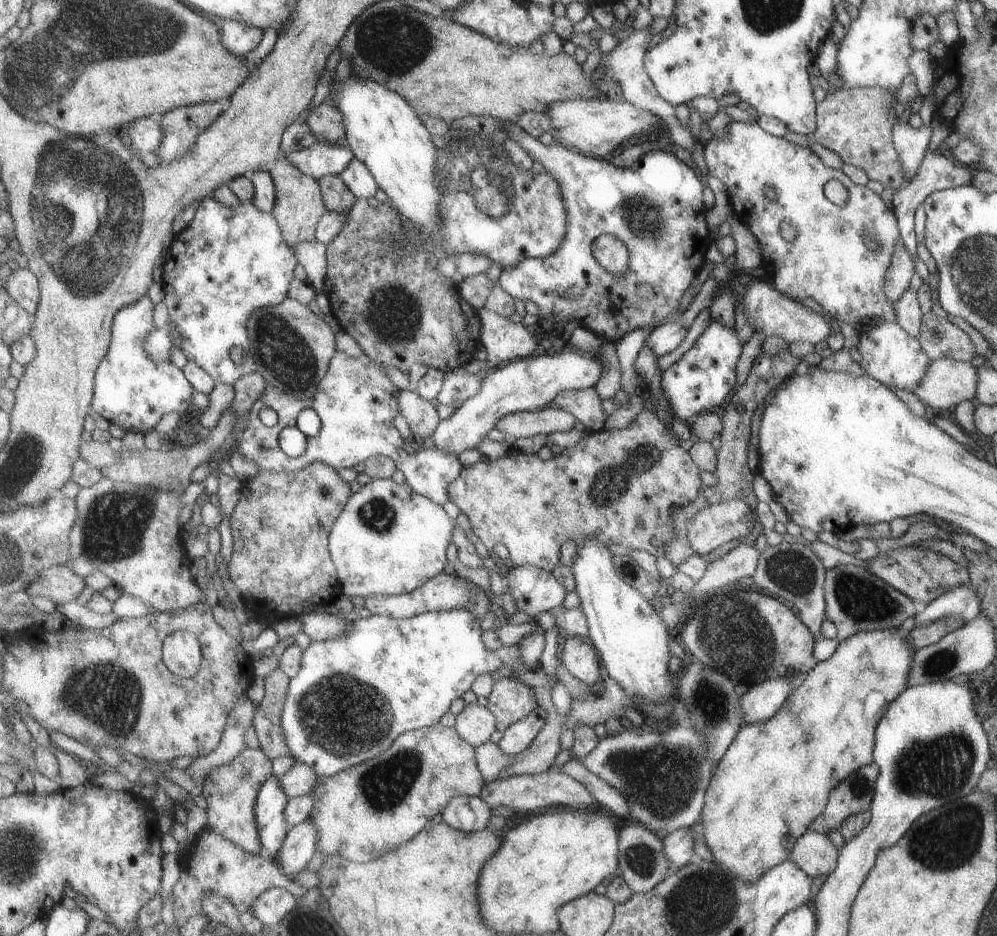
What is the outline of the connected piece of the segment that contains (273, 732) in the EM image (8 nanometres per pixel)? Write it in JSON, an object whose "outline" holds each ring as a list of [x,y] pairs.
{"outline":[[[280,666],[271,671],[265,677],[265,695],[254,718],[260,748],[272,761],[291,755],[282,727],[282,714],[290,682],[290,676]]]}

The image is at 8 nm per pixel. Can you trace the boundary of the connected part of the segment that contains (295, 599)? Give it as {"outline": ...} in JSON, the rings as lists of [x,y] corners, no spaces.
{"outline":[[[319,461],[312,462],[309,466],[303,468],[303,470],[290,473],[260,469],[257,478],[243,483],[241,500],[237,504],[235,512],[232,514],[233,551],[231,552],[226,570],[228,572],[228,578],[240,590],[240,594],[245,596],[247,602],[253,602],[253,610],[261,610],[261,614],[264,614],[264,618],[268,624],[276,624],[281,620],[285,620],[285,618],[297,618],[301,614],[313,611],[315,606],[321,604],[327,606],[341,595],[340,574],[338,573],[336,562],[333,560],[330,551],[330,538],[332,528],[335,526],[341,513],[344,512],[348,500],[353,495],[351,486],[349,486],[349,483],[344,478],[341,478],[340,472],[333,469],[332,466]]]}

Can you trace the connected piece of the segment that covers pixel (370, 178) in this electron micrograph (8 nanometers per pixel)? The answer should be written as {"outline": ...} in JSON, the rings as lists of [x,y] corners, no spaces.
{"outline":[[[357,156],[351,159],[340,177],[357,199],[368,199],[379,192],[380,186],[372,170]]]}

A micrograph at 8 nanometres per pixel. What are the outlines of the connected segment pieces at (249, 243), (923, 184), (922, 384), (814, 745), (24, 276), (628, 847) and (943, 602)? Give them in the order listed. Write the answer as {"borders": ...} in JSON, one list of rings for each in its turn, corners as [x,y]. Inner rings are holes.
{"borders":[[[[213,196],[205,197],[199,205],[196,217],[189,223],[189,226],[180,232],[174,238],[173,244],[183,244],[183,252],[179,252],[177,256],[166,253],[165,261],[162,264],[159,272],[159,278],[161,286],[164,291],[163,302],[169,310],[169,322],[173,322],[176,325],[176,332],[182,336],[182,350],[187,356],[188,361],[195,361],[199,366],[202,366],[209,374],[213,375],[213,378],[217,382],[223,384],[234,385],[241,377],[254,373],[258,370],[257,358],[251,354],[251,342],[248,333],[248,320],[252,317],[252,314],[257,309],[263,309],[267,305],[278,305],[287,299],[287,292],[289,292],[289,284],[293,282],[295,276],[295,267],[298,265],[298,258],[295,251],[289,246],[289,243],[285,240],[280,222],[277,222],[276,216],[271,212],[265,212],[261,210],[253,201],[242,202],[239,206],[228,207],[221,204]],[[240,346],[243,349],[244,362],[239,365],[235,364],[231,360],[231,348]]],[[[926,148],[923,161],[920,162],[911,180],[907,185],[897,189],[895,193],[892,194],[891,204],[893,205],[893,210],[897,211],[898,236],[903,241],[905,248],[909,251],[912,258],[916,256],[915,245],[918,242],[913,231],[913,213],[915,212],[915,208],[932,192],[961,185],[969,185],[972,172],[973,169],[963,168],[963,166],[959,166],[959,164],[955,166],[951,160],[948,160],[940,154],[940,150],[932,151]]],[[[951,357],[931,360],[924,378],[912,390],[926,406],[935,411],[951,408],[976,393],[976,368]]],[[[898,628],[852,634],[851,637],[838,641],[837,648],[825,660],[817,661],[817,664],[811,670],[808,670],[799,678],[797,686],[786,696],[786,699],[781,703],[780,708],[773,713],[772,717],[769,717],[767,721],[741,727],[736,732],[731,744],[718,760],[716,768],[712,769],[712,778],[708,782],[707,792],[704,796],[703,812],[701,812],[698,821],[698,824],[702,826],[705,846],[710,852],[709,861],[722,866],[742,883],[749,884],[757,881],[772,866],[779,865],[780,862],[789,858],[793,845],[808,829],[809,824],[823,812],[824,806],[828,802],[827,796],[831,790],[854,770],[872,762],[873,728],[875,728],[877,720],[884,716],[889,704],[906,687],[908,666],[911,665],[912,654],[915,651],[906,644],[904,637],[901,638]]],[[[14,269],[8,280],[7,292],[35,318],[40,303],[40,280],[30,269]]],[[[633,821],[623,826],[617,834],[618,872],[625,884],[633,893],[644,893],[651,890],[661,879],[665,878],[668,860],[662,853],[661,834],[651,832],[641,823]]],[[[969,582],[965,586],[951,589],[941,597],[937,597],[935,601],[926,604],[922,612],[915,614],[914,626],[926,627],[951,615],[959,615],[964,623],[969,622],[978,615],[978,602],[978,596]]]]}

